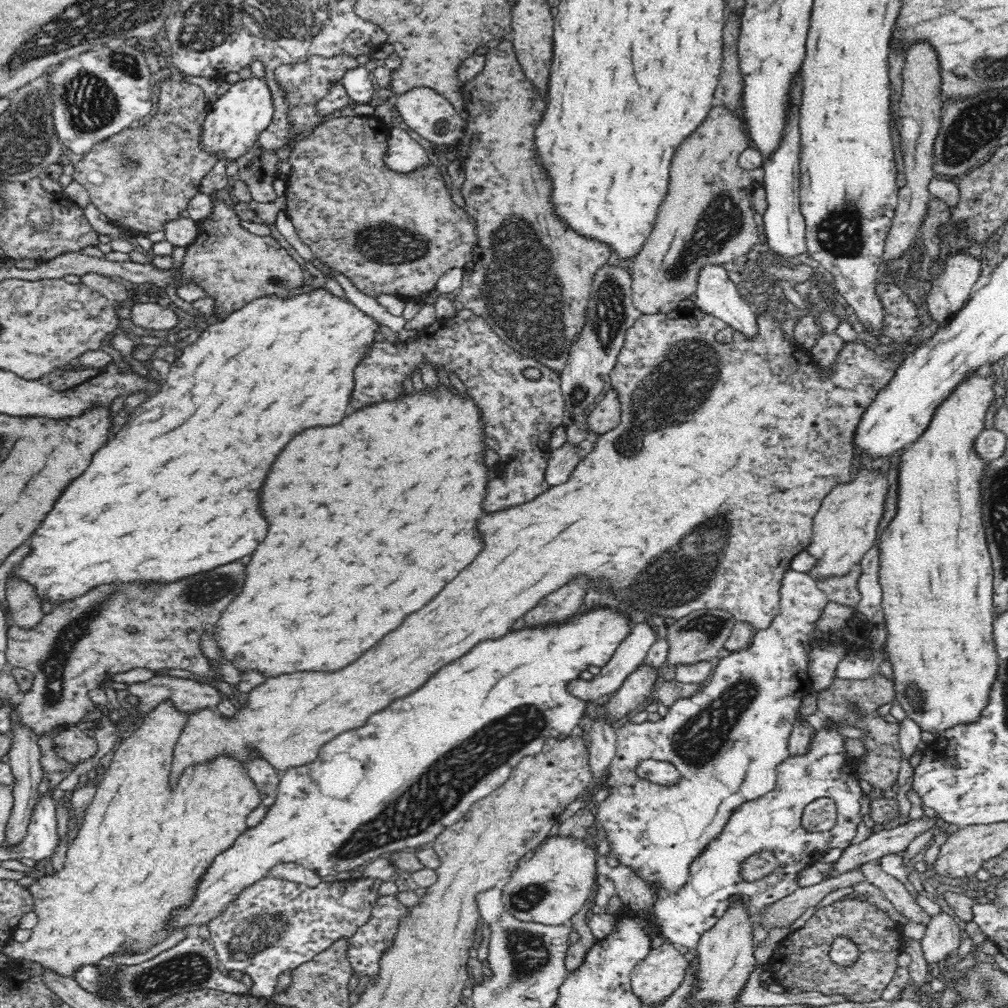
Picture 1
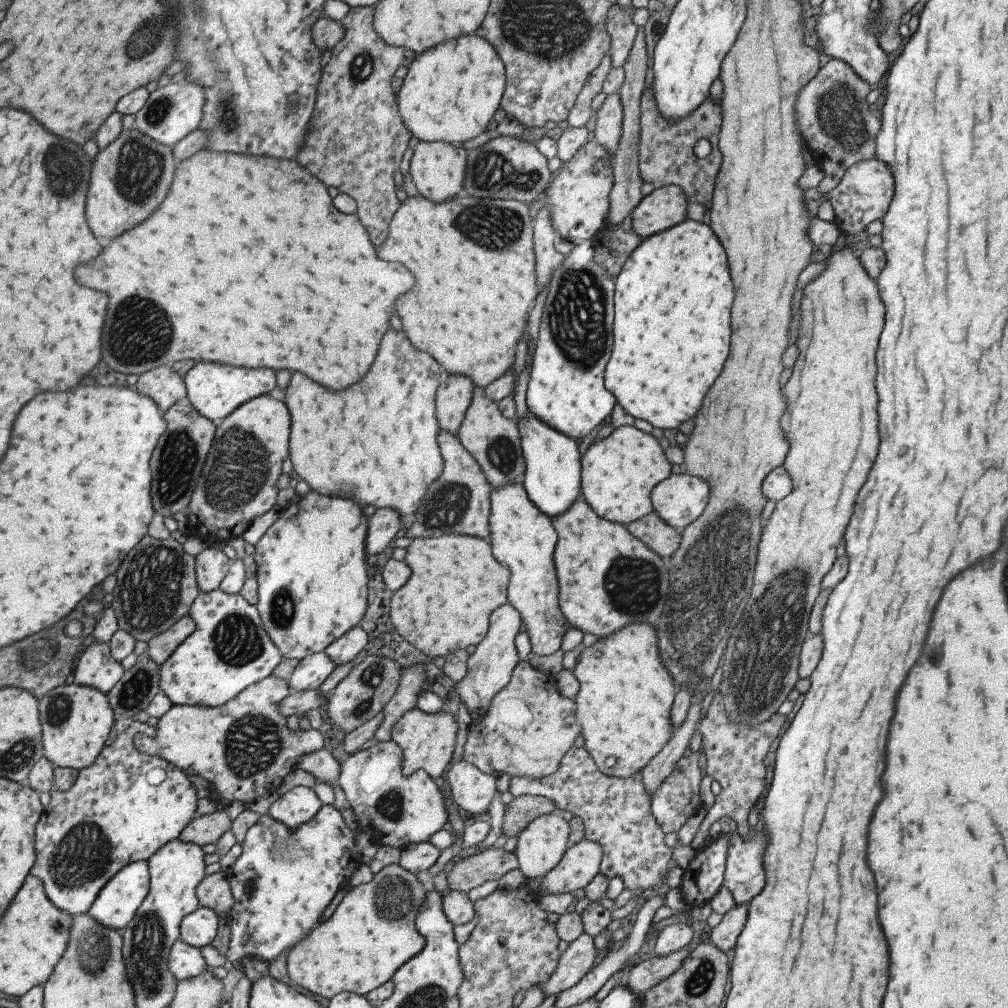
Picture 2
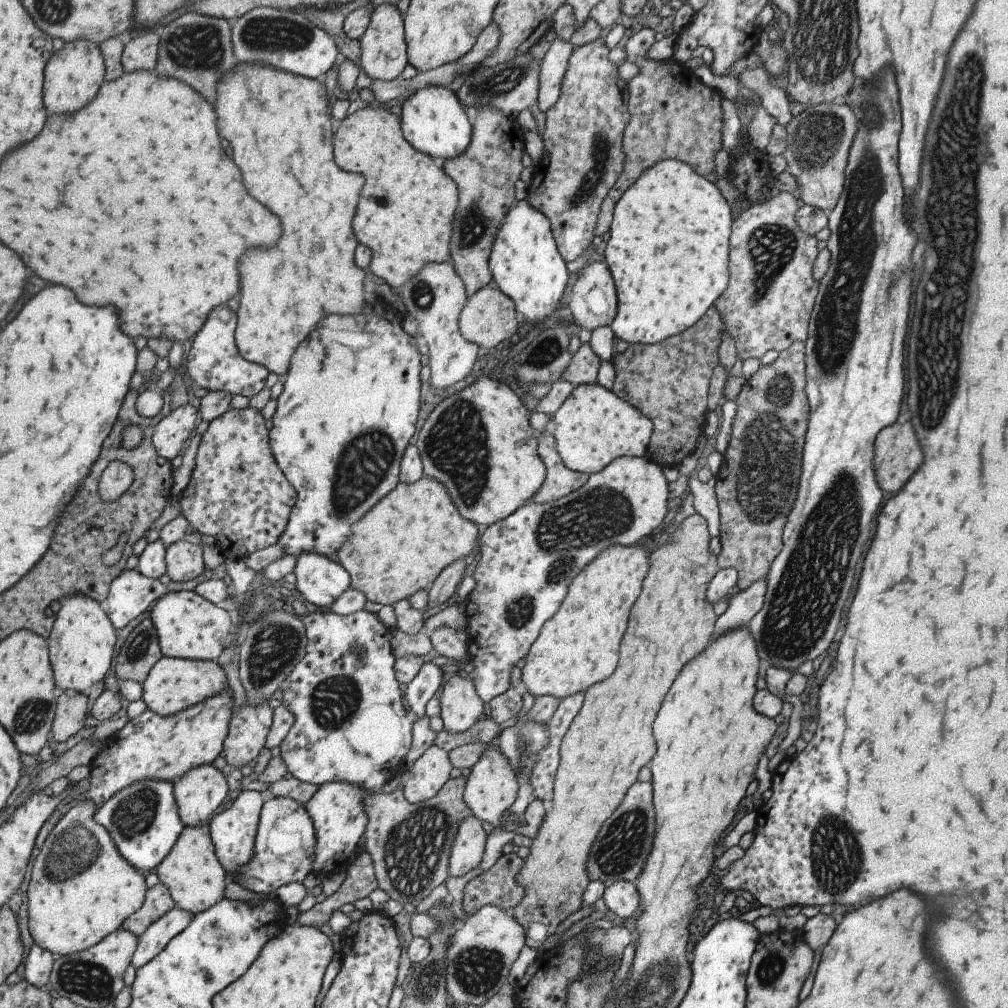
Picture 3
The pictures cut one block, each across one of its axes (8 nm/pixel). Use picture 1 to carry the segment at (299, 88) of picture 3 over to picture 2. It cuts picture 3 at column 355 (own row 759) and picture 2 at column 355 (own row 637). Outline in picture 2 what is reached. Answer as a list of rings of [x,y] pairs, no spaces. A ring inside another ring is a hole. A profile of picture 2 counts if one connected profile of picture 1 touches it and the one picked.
[[[394,330],[384,336],[368,376],[344,392],[330,392],[306,376],[294,374],[286,388],[286,406],[292,414],[289,458],[296,474],[318,494],[340,494],[340,498],[352,498],[364,506],[394,508],[409,524],[420,511],[428,486],[442,474],[436,392],[443,376],[444,369],[437,360],[416,350],[404,332]]]

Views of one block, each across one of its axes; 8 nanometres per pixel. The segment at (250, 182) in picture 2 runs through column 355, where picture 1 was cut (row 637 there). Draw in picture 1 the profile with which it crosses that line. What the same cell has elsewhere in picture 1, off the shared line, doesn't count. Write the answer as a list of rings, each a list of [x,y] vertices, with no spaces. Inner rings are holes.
[[[440,388],[438,392],[430,390],[426,394],[408,394],[400,402],[380,402],[374,408],[362,408],[362,412],[364,416],[350,416],[332,428],[310,428],[306,434],[292,438],[264,480],[260,506],[266,522],[270,524],[268,534],[246,566],[246,582],[242,594],[236,596],[234,602],[222,612],[213,632],[224,658],[230,660],[240,672],[256,670],[268,678],[274,678],[292,672],[338,672],[350,666],[366,650],[378,644],[388,632],[398,628],[408,614],[426,606],[482,550],[482,540],[476,534],[476,520],[482,514],[482,500],[486,496],[488,480],[484,452],[480,452],[484,450],[484,426],[474,402],[470,398],[464,400],[458,394],[450,394],[446,388]]]

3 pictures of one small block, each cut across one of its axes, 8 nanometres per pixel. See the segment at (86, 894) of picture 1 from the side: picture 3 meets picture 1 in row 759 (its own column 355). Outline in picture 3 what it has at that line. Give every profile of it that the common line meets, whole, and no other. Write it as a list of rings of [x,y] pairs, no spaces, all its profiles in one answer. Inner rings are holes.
[[[372,106],[347,116],[334,134],[334,156],[342,170],[360,172],[366,178],[354,218],[354,234],[358,243],[362,242],[370,250],[374,248],[369,268],[375,276],[386,281],[392,289],[399,289],[427,265],[451,261],[452,222],[455,222],[459,208],[459,191],[438,161],[408,143],[401,127],[401,116],[383,109],[376,110]]]

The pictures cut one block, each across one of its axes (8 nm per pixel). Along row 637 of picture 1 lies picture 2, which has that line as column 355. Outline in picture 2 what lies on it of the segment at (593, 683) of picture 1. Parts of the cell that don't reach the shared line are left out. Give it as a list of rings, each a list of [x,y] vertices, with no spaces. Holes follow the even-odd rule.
[[[356,624],[352,630],[344,632],[340,638],[336,638],[330,646],[325,648],[326,656],[337,666],[353,662],[354,658],[368,644],[368,634],[361,624]]]

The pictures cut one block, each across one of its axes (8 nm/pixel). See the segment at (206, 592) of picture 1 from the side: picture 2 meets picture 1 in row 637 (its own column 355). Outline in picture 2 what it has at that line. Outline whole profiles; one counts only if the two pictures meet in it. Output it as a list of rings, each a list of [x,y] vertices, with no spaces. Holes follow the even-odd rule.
[[[369,5],[351,7],[350,12],[340,21],[344,26],[344,38],[331,49],[330,61],[326,64],[322,80],[318,84],[315,112],[312,114],[308,136],[302,142],[298,162],[328,188],[332,186],[357,202],[356,216],[370,232],[372,244],[380,248],[388,236],[390,222],[400,202],[394,189],[394,172],[400,168],[400,161],[408,150],[408,142],[413,135],[402,122],[397,94],[392,90],[392,78],[396,70],[404,64],[406,52],[402,47],[389,45],[380,38],[374,30],[373,15],[374,9]]]

